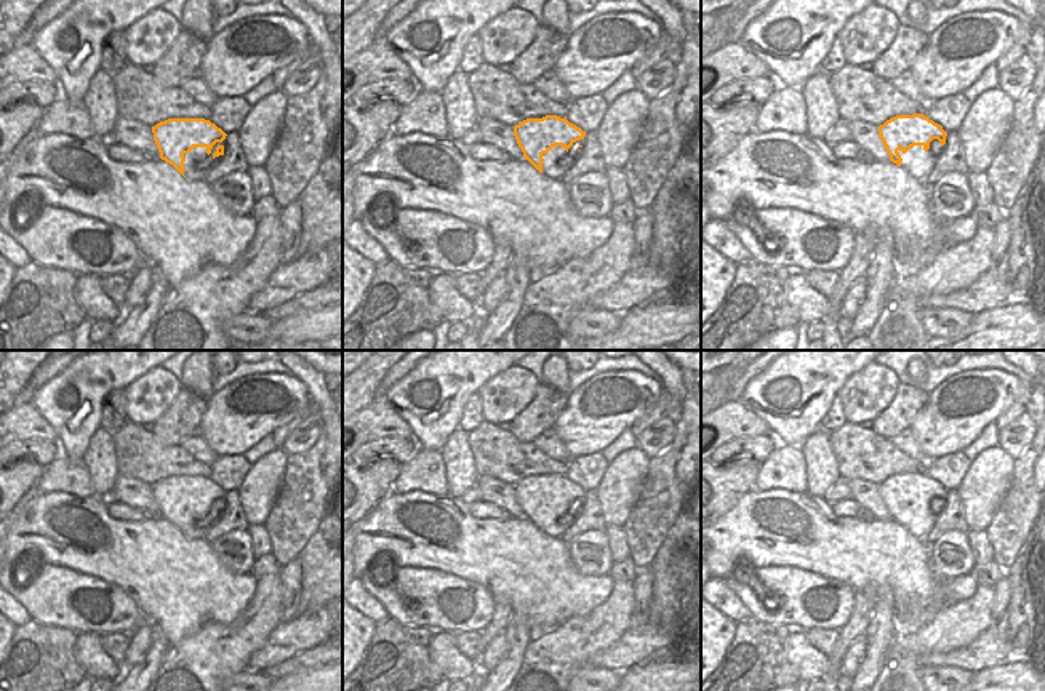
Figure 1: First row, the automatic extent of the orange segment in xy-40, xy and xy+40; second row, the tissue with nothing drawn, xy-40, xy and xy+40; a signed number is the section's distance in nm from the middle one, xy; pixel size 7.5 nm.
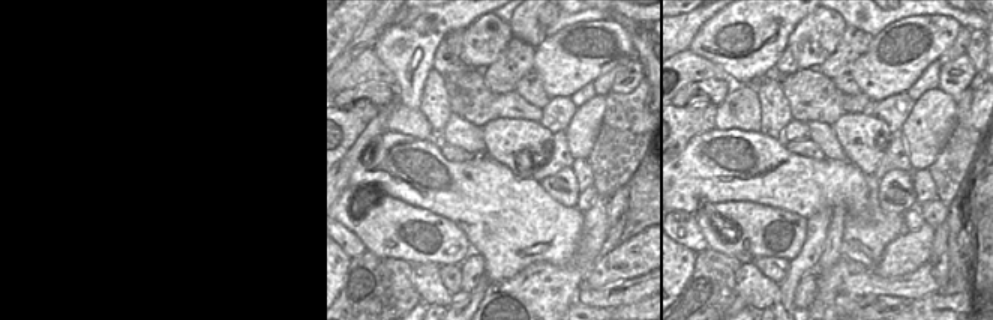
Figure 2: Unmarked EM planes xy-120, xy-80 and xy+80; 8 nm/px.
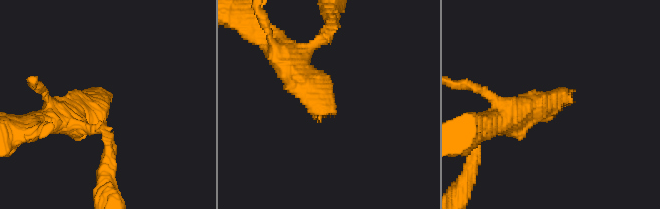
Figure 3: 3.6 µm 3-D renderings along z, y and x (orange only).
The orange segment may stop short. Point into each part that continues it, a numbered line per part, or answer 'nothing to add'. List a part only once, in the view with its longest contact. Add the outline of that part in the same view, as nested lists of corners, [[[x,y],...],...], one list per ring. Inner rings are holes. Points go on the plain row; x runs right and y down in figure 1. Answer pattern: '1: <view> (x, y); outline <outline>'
1: xy-40 (197, 522); outline [[[216,501],[210,513],[206,512],[206,505],[194,505],[189,512],[184,512],[184,534],[189,539],[195,541],[203,537],[211,525],[222,517],[222,513],[214,513],[218,504],[222,504],[222,501]]]

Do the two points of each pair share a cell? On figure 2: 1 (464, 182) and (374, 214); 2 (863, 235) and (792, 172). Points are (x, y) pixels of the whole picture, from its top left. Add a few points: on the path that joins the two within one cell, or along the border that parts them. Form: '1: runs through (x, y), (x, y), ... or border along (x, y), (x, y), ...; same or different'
1: border along (386, 196), (425, 208), (438, 217); different
2: border along (866, 184), (867, 209), (863, 214), (849, 215); different

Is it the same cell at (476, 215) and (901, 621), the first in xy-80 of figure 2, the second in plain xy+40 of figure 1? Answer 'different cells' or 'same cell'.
different cells

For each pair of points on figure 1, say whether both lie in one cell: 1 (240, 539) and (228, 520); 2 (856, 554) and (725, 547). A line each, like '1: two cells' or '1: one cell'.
1: two cells
2: one cell

